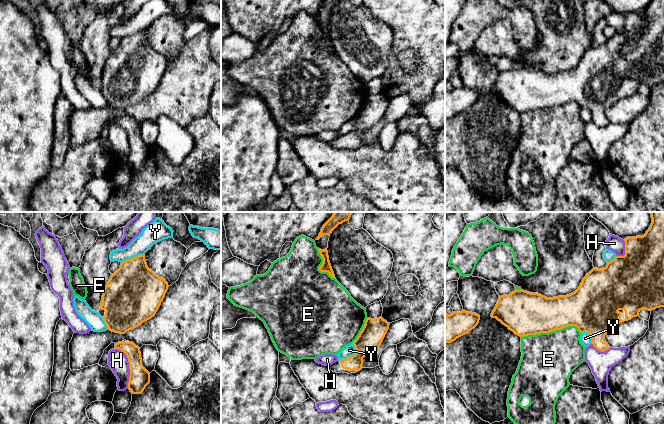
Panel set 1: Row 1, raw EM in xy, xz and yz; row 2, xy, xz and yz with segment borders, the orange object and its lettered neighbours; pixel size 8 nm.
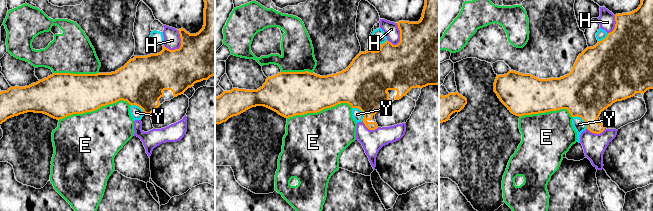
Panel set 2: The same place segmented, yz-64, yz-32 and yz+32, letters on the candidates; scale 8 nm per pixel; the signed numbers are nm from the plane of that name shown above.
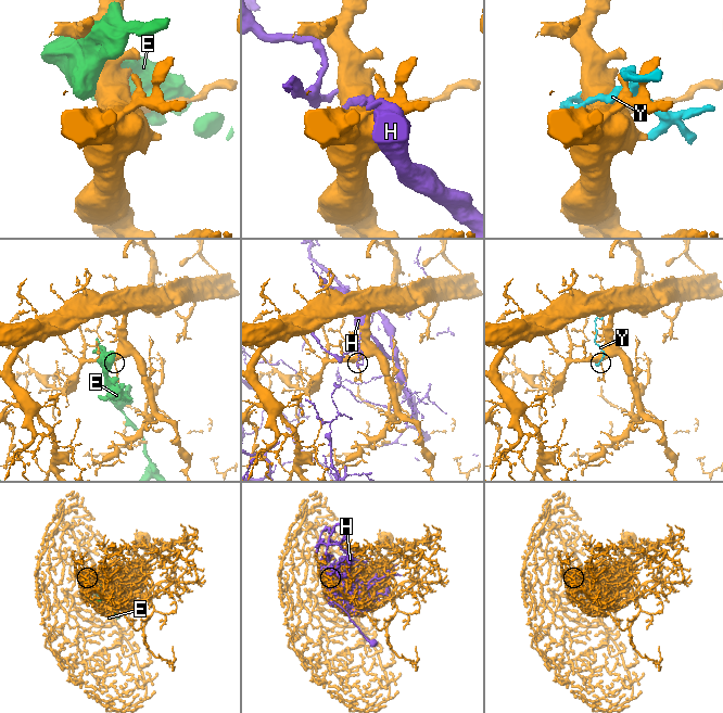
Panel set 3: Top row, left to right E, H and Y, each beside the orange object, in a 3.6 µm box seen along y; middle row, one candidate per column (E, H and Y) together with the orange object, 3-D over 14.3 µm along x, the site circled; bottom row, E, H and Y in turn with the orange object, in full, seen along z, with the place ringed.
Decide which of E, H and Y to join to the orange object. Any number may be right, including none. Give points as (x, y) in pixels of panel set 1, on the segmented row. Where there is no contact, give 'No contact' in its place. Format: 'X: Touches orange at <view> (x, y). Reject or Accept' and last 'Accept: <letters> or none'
E: Touches orange at yz (551, 331). Reject
H: Touches orange at xy (129, 366). Reject
Y: Touches orange at xz (351, 356). Reject
Accept: none

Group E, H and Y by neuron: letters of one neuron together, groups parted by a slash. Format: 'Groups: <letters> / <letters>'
Groups: E / H / Y

